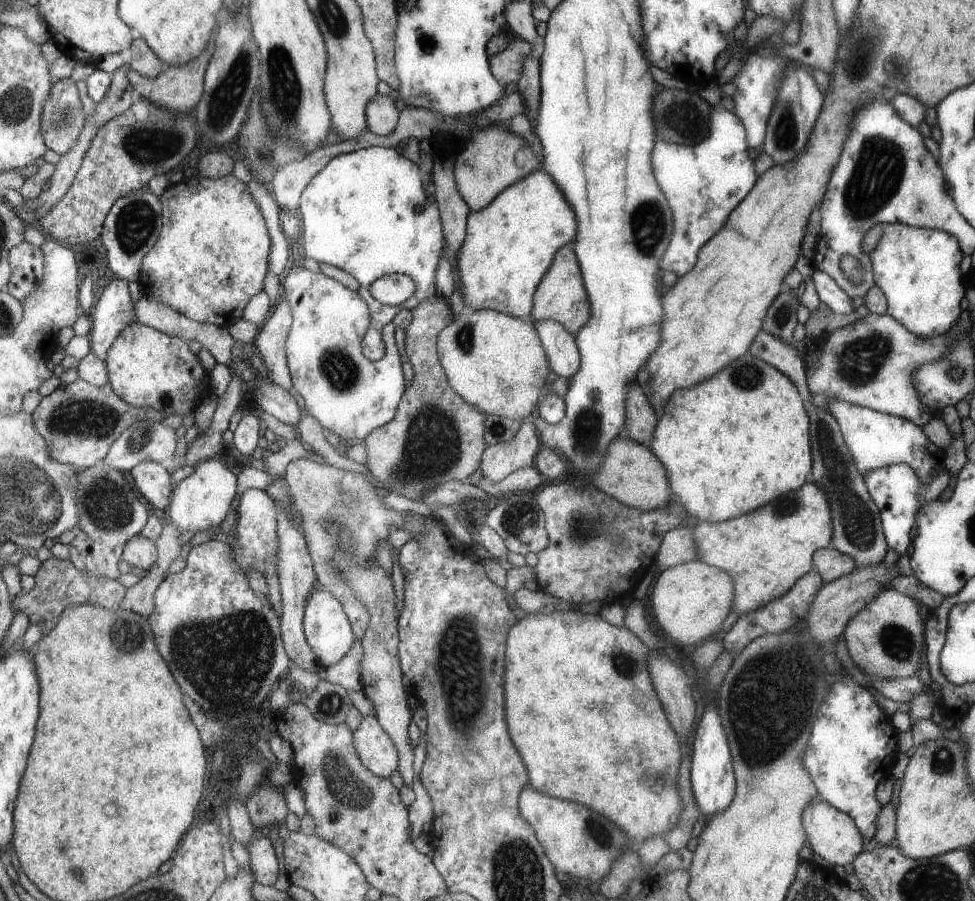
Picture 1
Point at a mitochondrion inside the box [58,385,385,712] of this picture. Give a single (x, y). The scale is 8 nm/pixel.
(110, 507)

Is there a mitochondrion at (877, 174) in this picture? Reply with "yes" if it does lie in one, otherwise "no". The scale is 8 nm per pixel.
yes

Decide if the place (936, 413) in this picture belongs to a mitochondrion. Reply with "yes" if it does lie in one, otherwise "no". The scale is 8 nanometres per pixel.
no

